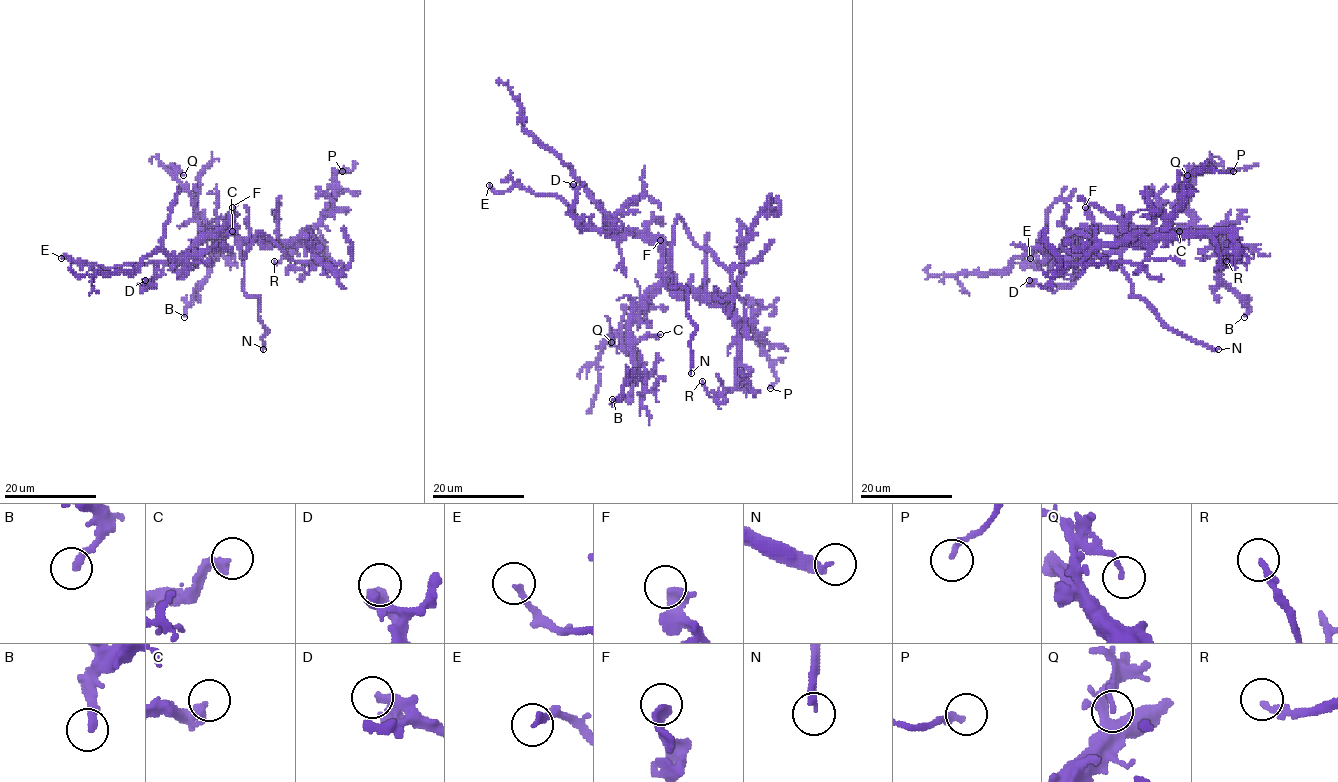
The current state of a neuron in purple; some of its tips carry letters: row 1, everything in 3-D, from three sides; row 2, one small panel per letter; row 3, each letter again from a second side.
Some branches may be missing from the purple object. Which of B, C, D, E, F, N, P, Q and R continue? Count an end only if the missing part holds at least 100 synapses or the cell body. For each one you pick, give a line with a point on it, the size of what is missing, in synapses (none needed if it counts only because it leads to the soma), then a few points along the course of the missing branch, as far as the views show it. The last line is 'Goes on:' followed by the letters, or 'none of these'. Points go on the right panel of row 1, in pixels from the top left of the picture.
N: Place: (1218, 349)
Goes on: N

